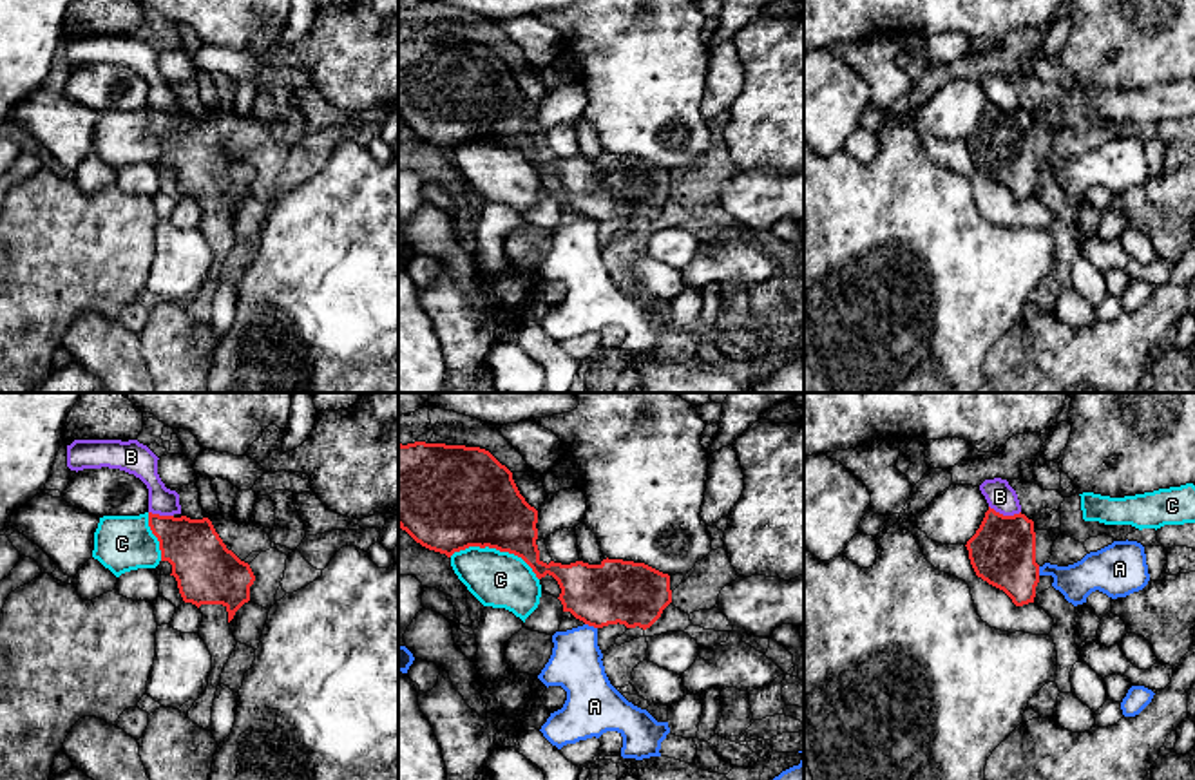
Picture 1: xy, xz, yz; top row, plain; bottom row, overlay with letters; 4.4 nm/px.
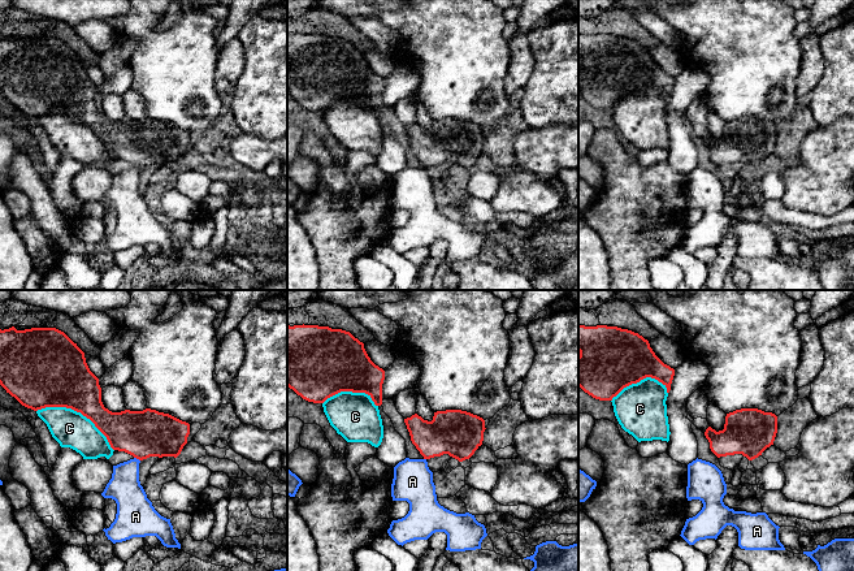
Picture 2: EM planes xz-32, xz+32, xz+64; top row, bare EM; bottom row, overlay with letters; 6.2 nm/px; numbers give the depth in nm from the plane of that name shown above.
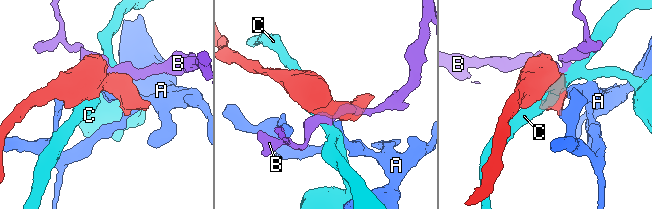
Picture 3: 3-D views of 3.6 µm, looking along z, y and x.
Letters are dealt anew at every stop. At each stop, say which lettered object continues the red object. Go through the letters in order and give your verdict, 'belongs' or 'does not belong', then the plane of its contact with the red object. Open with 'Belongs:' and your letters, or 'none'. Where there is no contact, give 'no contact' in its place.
Belongs: none
A: does not belong; meets red in xz
B: does not belong; meets red in yz
C: does not belong; meets red in xz

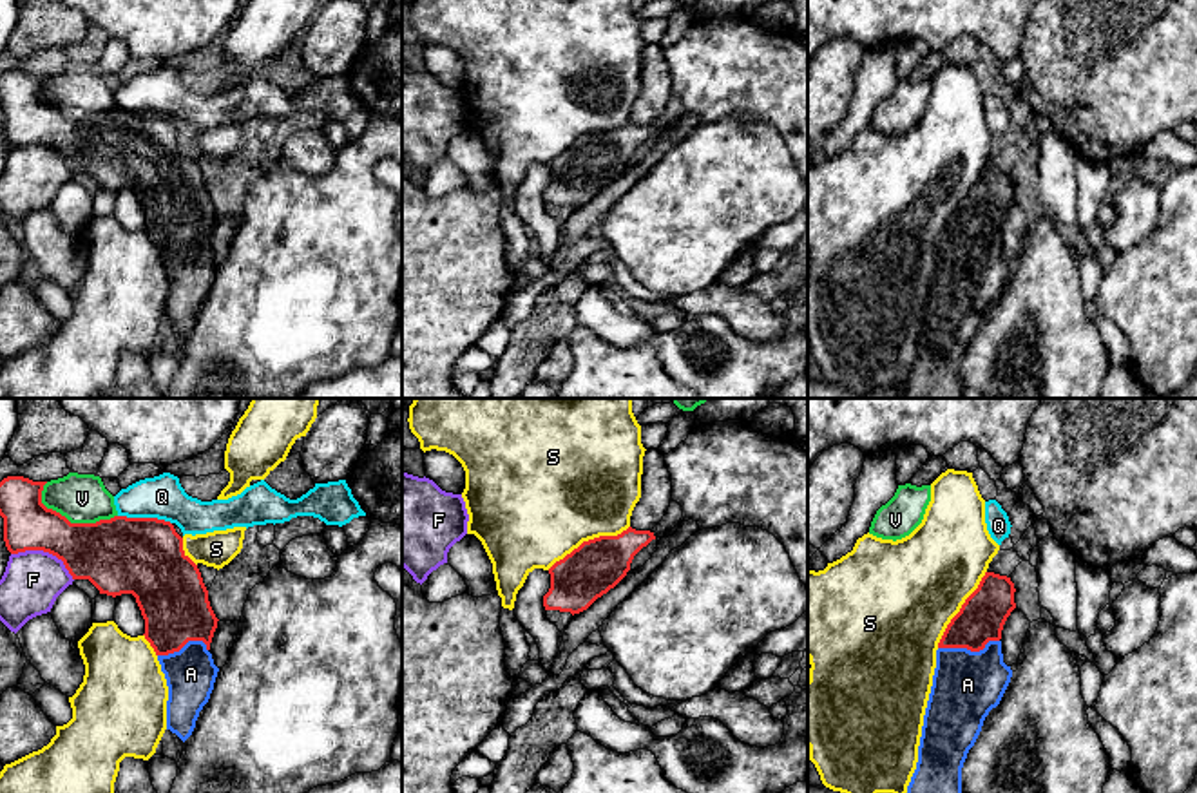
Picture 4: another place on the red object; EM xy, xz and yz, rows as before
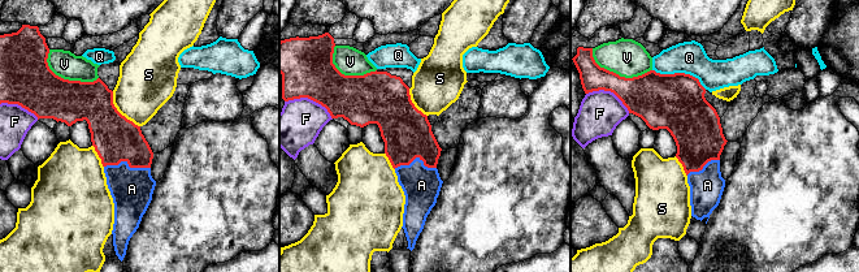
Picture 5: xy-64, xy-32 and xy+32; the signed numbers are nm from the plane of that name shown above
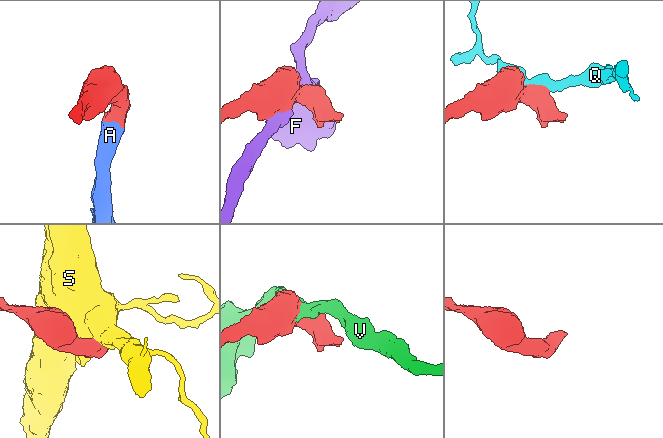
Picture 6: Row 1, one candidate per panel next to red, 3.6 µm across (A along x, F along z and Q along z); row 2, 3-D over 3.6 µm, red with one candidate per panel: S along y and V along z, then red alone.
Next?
Belongs: A
A: belongs; meets red in yz
F: does not belong; meets red in xy
Q: does not belong; meets red in xy
S: does not belong; meets red in xz
V: does not belong; meets red in xy

